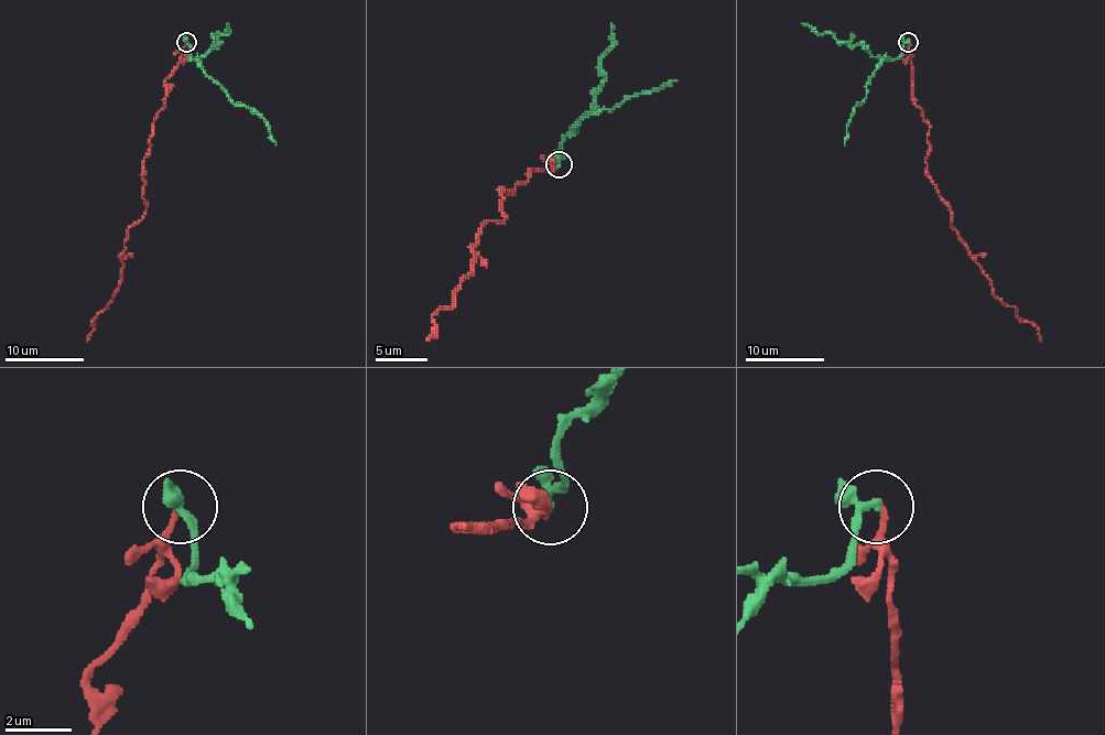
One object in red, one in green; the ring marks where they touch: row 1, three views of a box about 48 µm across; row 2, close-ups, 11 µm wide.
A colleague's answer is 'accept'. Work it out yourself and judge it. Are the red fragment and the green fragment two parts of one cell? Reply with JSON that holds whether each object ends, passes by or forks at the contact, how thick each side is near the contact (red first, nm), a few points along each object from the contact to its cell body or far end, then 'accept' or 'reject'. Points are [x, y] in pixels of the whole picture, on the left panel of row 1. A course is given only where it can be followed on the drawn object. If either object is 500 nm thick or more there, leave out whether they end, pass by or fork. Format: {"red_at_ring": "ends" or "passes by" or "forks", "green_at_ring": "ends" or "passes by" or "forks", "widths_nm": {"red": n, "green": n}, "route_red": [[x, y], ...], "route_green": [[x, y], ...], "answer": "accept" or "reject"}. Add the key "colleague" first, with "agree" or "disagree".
{"colleague": "disagree", "red_at_ring": "ends", "green_at_ring": "passes by", "widths_nm": {"red": 180, "green": 200}, "route_red": [[185, 41], [144, 159], [145, 209], [128, 229], [122, 279], [90, 320], [87, 342]], "route_green": [[187, 41], [190, 58], [195, 58], [235, 104], [252, 108], [263, 119], [275, 146]], "answer": "reject"}

